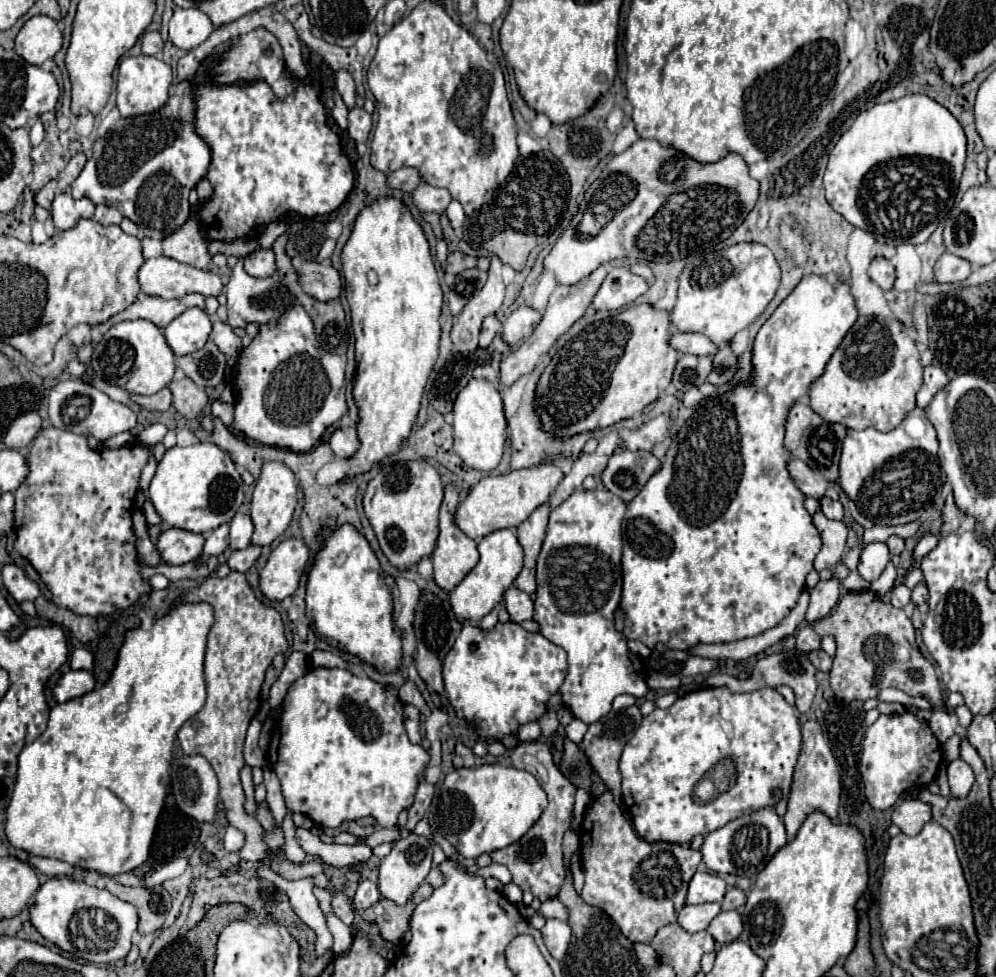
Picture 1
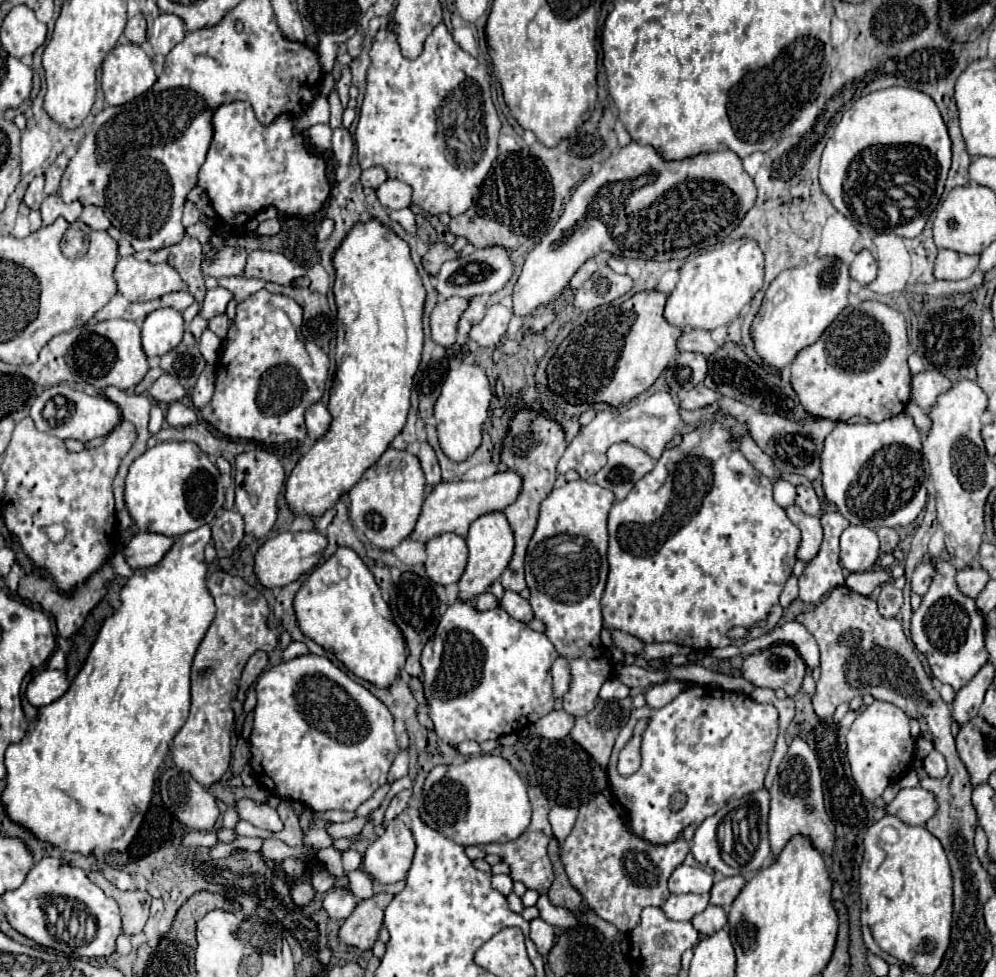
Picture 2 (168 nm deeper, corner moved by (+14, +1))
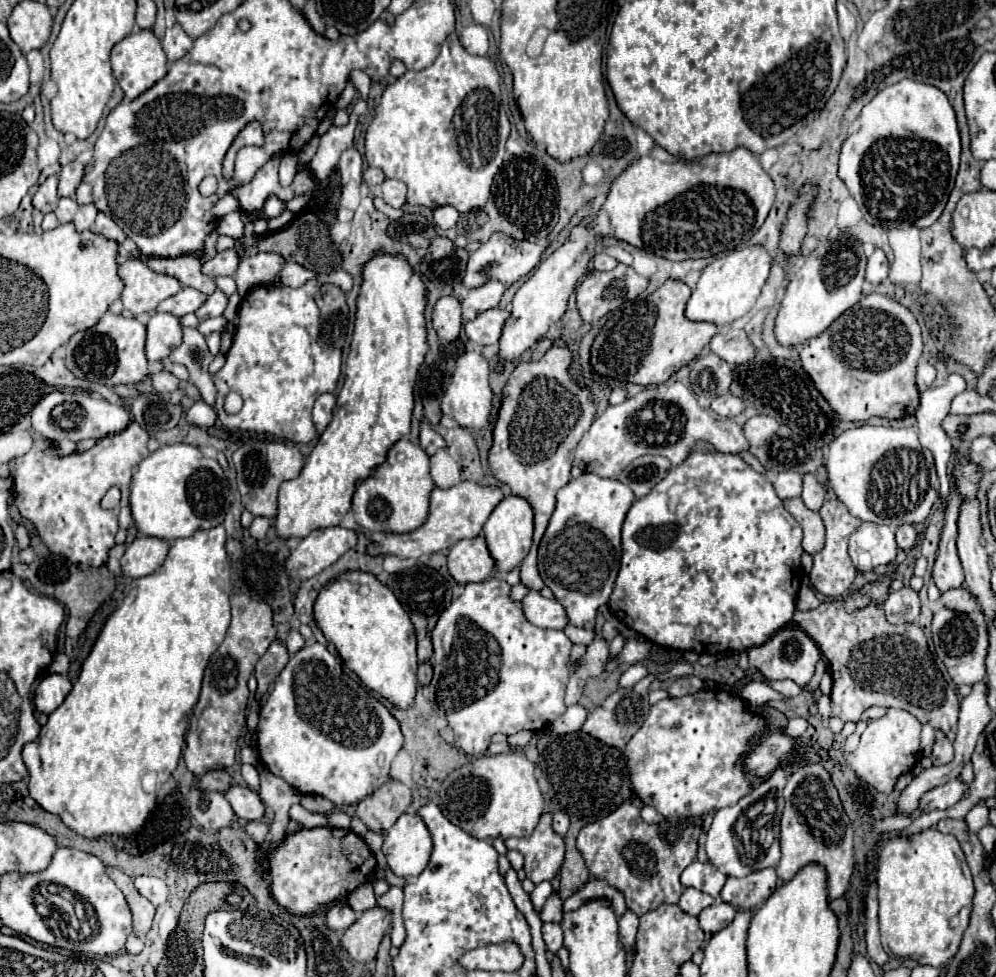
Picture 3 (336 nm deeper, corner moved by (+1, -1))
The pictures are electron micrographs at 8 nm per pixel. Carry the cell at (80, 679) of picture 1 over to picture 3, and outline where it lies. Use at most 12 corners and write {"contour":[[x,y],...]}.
{"contour":[[48,674],[34,692],[36,710],[50,714],[68,696],[72,684]]}

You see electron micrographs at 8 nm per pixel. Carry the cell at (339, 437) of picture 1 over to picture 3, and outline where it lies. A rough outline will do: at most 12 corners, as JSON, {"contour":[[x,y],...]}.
{"contour":[[320,394],[312,418],[318,434],[330,424],[336,396]]}

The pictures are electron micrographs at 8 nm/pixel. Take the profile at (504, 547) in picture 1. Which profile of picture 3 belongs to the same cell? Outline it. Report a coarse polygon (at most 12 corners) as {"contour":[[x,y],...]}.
{"contour":[[508,494],[482,528],[496,570],[520,566],[534,510]]}

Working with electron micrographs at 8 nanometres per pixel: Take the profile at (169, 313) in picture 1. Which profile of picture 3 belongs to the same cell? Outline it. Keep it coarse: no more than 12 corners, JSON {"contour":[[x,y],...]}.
{"contour":[[182,288],[156,310],[184,316],[196,312],[206,296],[194,288]]}

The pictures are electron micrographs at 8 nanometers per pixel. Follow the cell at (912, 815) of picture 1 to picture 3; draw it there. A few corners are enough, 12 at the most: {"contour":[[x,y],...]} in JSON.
{"contour":[[960,778],[926,792],[920,800],[924,812],[946,810],[966,794]]}

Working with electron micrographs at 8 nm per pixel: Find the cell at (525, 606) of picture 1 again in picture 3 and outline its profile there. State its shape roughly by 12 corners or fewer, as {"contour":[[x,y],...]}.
{"contour":[[530,590],[522,600],[526,618],[540,628],[564,630],[566,610]]}

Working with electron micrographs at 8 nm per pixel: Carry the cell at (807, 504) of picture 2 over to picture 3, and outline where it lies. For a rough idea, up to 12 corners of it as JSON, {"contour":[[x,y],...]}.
{"contour":[[804,474],[802,500],[820,510],[826,488],[814,474]]}

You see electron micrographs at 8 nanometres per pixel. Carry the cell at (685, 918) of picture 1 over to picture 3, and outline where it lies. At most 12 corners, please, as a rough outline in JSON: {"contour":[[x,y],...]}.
{"contour":[[686,888],[678,906],[690,916],[698,916],[714,904],[714,898]]}

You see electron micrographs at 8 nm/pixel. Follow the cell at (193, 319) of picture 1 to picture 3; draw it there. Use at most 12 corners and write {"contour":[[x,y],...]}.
{"contour":[[152,314],[146,324],[148,362],[164,360],[182,342],[172,314]]}

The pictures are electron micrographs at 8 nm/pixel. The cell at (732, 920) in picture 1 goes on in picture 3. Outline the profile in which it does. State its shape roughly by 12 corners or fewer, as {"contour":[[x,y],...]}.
{"contour":[[716,902],[698,914],[700,928],[714,934],[728,926],[736,908]]}

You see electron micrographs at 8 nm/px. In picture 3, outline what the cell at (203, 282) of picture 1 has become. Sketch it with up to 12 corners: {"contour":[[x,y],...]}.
{"contour":[[140,258],[120,264],[120,300],[134,316],[182,288]]}

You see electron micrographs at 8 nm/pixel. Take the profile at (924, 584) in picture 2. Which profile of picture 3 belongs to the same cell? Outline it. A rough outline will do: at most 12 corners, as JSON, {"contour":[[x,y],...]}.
{"contour":[[956,488],[946,508],[932,570],[940,592],[964,584],[956,536],[962,498]]}

